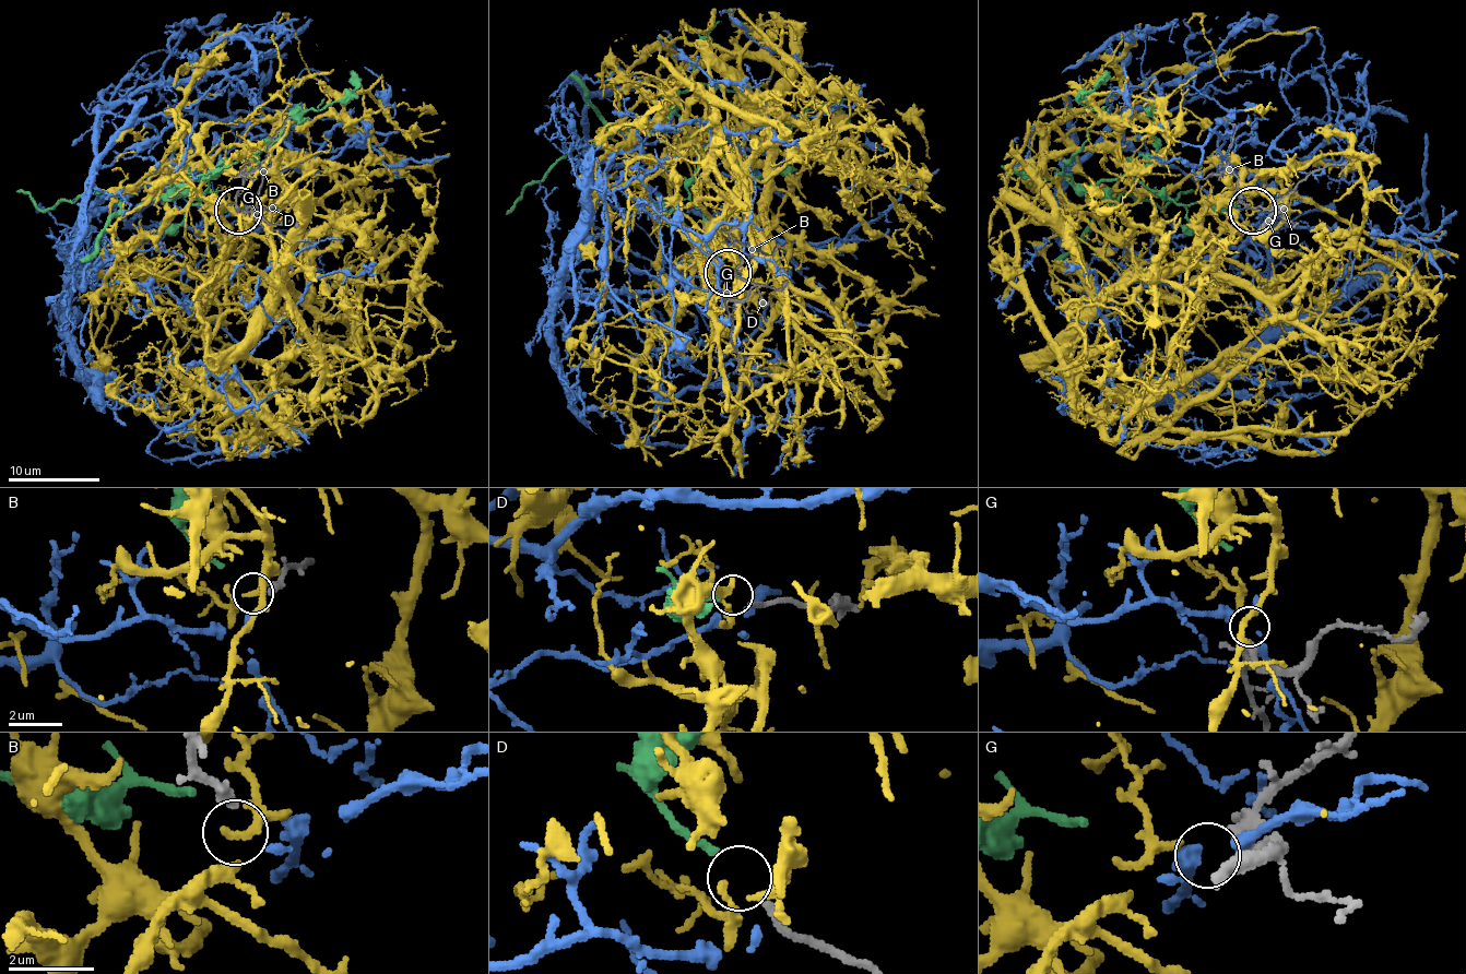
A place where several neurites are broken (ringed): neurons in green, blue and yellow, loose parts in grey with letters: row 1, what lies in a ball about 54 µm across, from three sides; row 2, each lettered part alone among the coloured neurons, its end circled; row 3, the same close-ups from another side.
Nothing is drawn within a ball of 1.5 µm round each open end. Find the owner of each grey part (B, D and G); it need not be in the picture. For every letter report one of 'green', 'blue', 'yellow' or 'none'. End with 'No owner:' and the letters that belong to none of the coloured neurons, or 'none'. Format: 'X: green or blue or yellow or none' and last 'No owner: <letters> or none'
B: none
D: green
G: yellow
No owner: B

